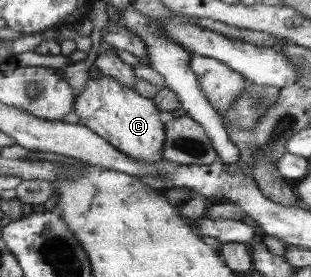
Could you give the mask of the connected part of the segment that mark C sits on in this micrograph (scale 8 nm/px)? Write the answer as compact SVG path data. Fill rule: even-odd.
M102 72L98 78L90 79L84 90L76 93L74 112L79 117L79 123L98 132L127 156L147 163L163 160L167 139L165 114L154 98L139 95L133 87L125 87L119 79Z

